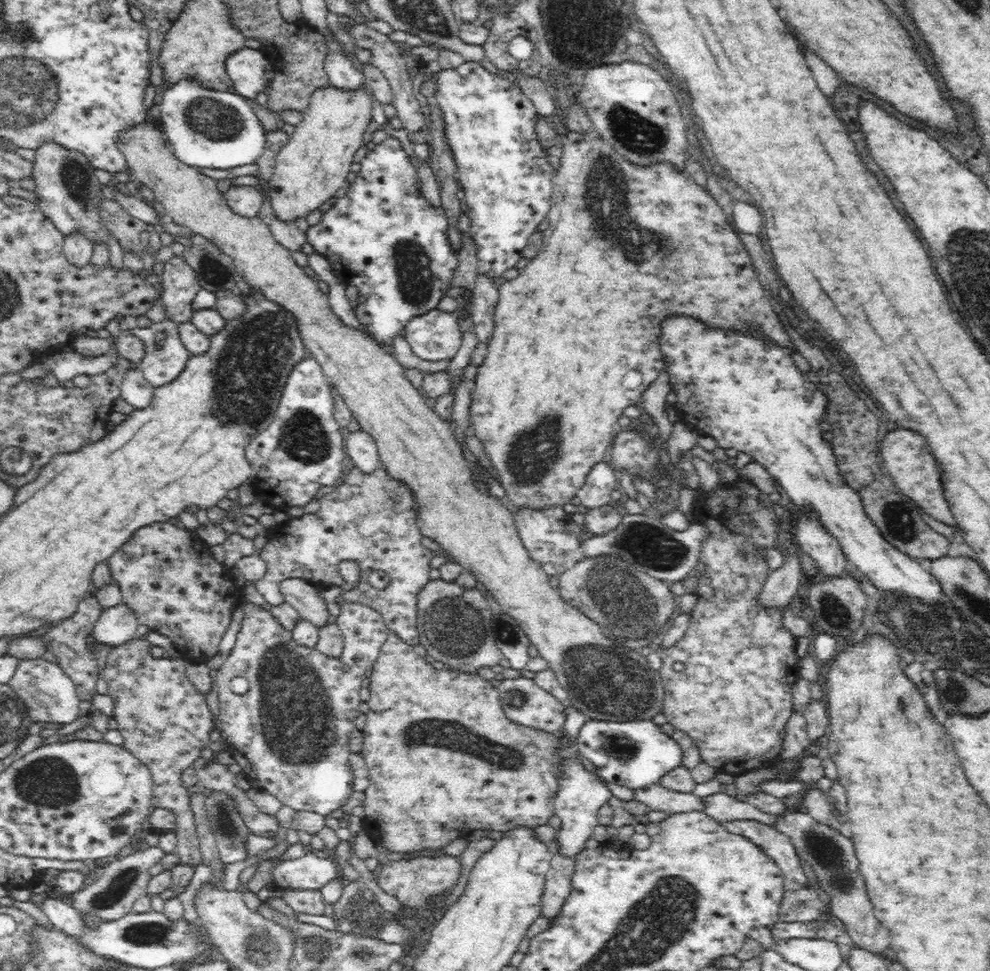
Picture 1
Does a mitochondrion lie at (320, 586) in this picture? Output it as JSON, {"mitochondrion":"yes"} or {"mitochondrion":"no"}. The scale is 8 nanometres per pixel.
{"mitochondrion":"no"}

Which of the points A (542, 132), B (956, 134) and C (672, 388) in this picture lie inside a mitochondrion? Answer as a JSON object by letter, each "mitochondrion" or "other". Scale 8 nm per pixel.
{"A":"other","B":"other","C":"other"}

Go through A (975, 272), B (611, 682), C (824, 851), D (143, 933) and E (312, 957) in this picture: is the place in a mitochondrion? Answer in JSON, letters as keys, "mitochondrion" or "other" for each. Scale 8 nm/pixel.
{"A":"mitochondrion","B":"mitochondrion","C":"mitochondrion","D":"mitochondrion","E":"mitochondrion"}

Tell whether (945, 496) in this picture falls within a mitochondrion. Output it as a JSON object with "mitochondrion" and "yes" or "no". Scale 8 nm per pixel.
{"mitochondrion":"no"}

